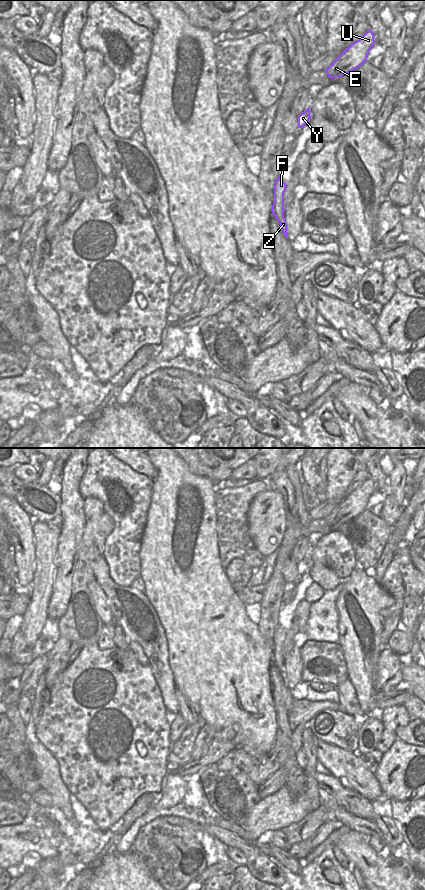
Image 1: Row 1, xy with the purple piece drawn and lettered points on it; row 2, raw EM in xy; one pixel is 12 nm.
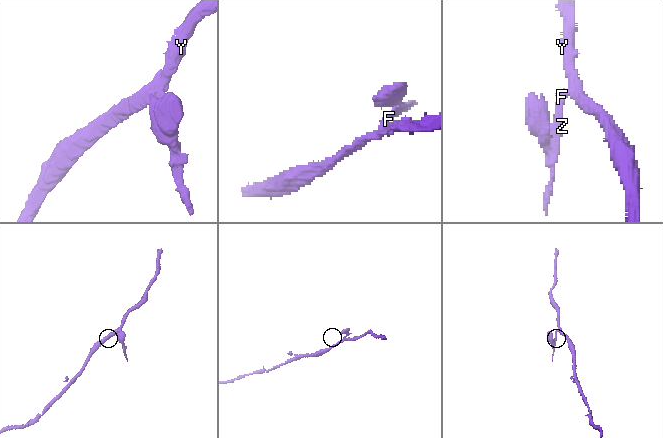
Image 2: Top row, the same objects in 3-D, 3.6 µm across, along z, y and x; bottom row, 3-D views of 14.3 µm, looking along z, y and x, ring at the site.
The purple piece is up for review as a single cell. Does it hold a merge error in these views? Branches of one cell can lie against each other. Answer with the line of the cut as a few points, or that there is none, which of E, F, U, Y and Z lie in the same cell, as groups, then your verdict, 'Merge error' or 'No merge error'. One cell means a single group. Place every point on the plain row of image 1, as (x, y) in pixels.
Split along xy (276, 627), (280, 628). Groups: E U Y / F Z. Merge error.

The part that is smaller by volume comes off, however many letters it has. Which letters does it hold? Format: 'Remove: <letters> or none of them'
Remove: F, Z

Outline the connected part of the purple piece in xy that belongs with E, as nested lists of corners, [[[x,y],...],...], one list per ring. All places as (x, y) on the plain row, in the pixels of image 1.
[[[369,477],[359,488],[346,496],[334,510],[325,518],[331,527],[342,525],[360,515],[367,509],[368,501],[375,492],[374,482]]]

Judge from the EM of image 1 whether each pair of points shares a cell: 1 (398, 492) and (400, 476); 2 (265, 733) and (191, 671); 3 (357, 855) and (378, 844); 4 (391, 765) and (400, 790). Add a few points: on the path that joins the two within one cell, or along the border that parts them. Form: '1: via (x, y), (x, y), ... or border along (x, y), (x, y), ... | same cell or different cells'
1: via (398, 488), (398, 480) | same cell
2: via (247, 718), (214, 685), (209, 685) | same cell
3: border along (367, 838), (375, 851), (386, 845) | different cells
4: via (399, 764), (400, 782) | same cell

